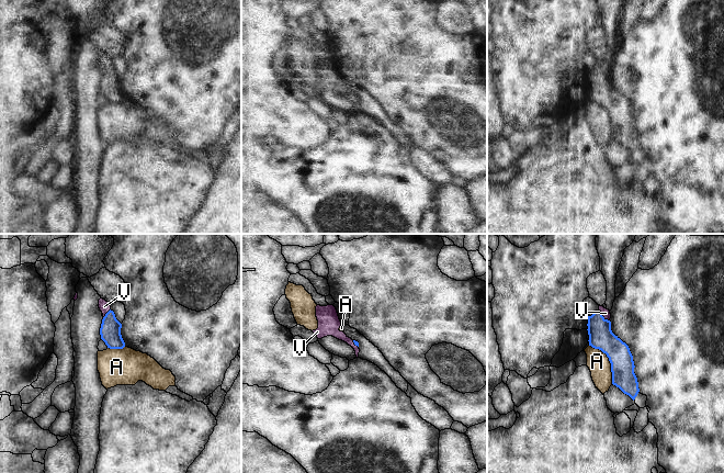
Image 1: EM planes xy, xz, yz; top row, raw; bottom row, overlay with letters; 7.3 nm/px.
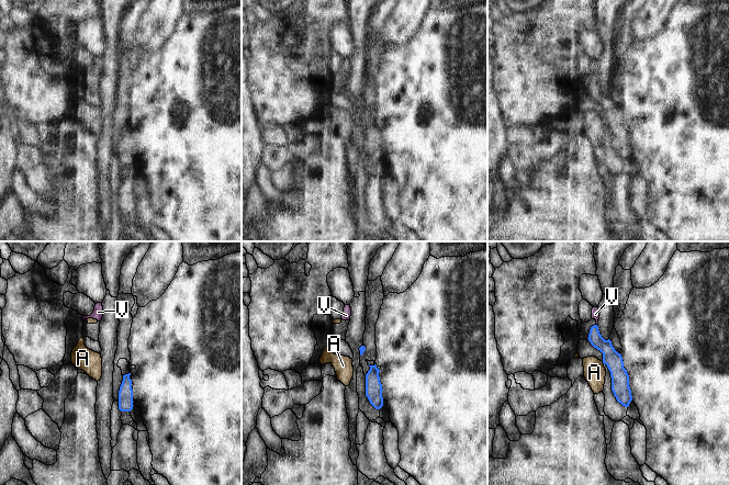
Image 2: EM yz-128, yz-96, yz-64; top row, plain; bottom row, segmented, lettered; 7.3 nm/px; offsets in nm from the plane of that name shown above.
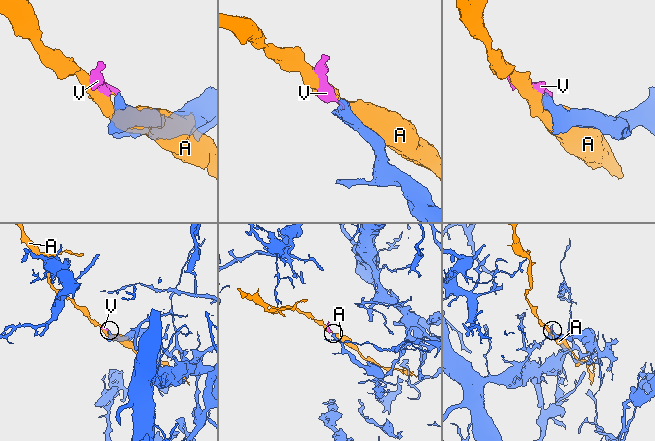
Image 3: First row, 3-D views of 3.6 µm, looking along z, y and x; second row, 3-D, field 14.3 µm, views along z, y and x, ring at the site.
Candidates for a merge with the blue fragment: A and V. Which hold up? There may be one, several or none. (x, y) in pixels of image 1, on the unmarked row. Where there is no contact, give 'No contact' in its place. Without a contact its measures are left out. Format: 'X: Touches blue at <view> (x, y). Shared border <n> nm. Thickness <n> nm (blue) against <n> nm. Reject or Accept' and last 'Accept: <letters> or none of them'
A: Touches blue at yz (609, 114). Shared border 340 nm. Thickness 180 nm (blue) against 160 nm. Reject
V: Touches blue at yz (602, 70). Shared border 120 nm. Thickness 180 nm (blue) against 60 nm. Accept
Accept: V

